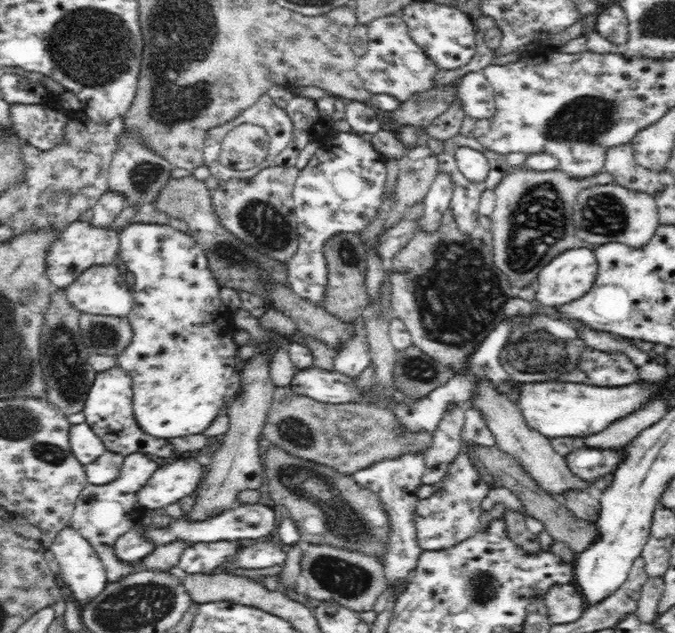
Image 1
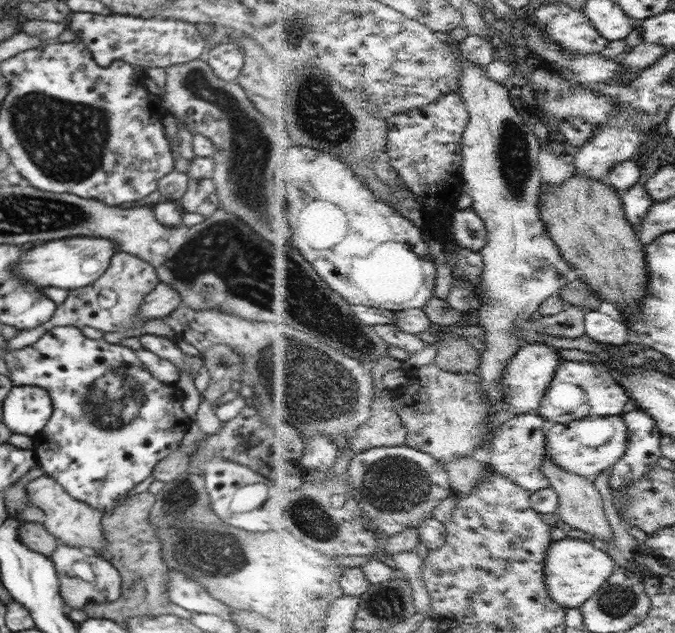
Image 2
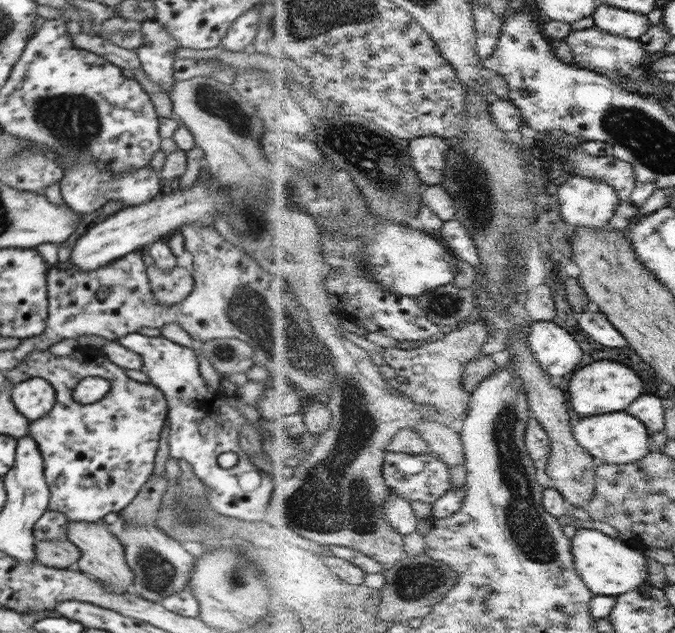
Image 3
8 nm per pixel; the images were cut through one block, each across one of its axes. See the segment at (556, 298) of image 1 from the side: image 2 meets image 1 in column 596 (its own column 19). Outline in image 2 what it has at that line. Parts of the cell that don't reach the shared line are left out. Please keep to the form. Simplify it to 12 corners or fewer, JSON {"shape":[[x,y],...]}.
{"shape":[[76,236],[28,246],[14,274],[74,290],[93,284],[119,244]]}

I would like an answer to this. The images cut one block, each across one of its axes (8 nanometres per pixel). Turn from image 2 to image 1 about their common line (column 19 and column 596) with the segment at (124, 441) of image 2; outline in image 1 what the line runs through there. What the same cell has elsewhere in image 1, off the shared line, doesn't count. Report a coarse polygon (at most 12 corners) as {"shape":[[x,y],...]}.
{"shape":[[586,346],[578,368],[598,387],[639,380],[621,352]]}

